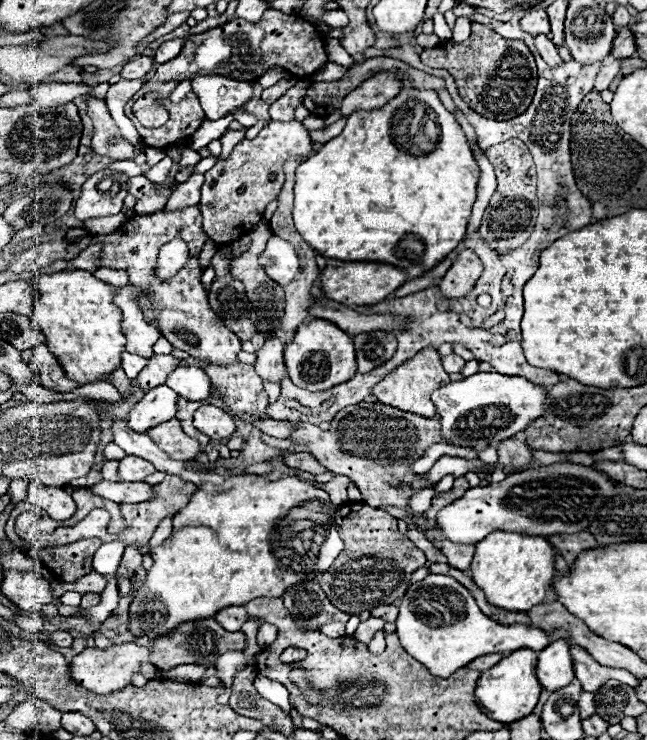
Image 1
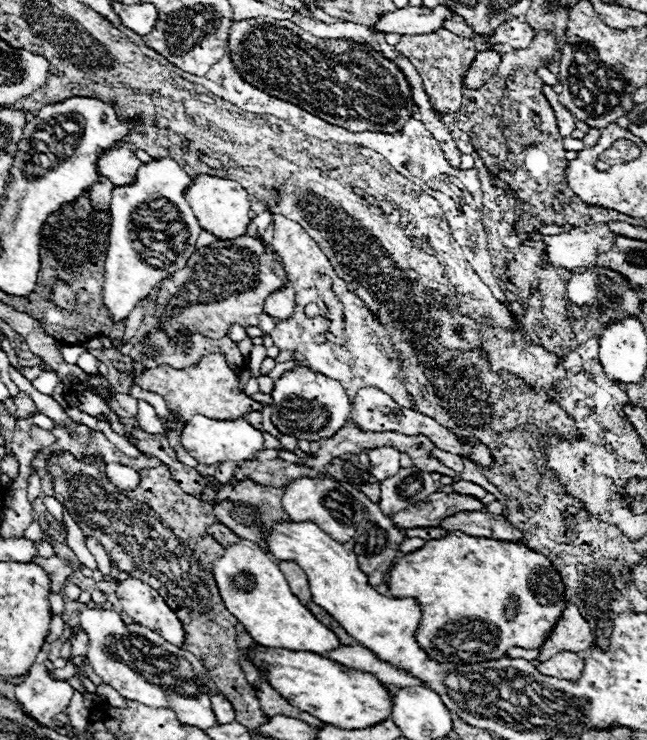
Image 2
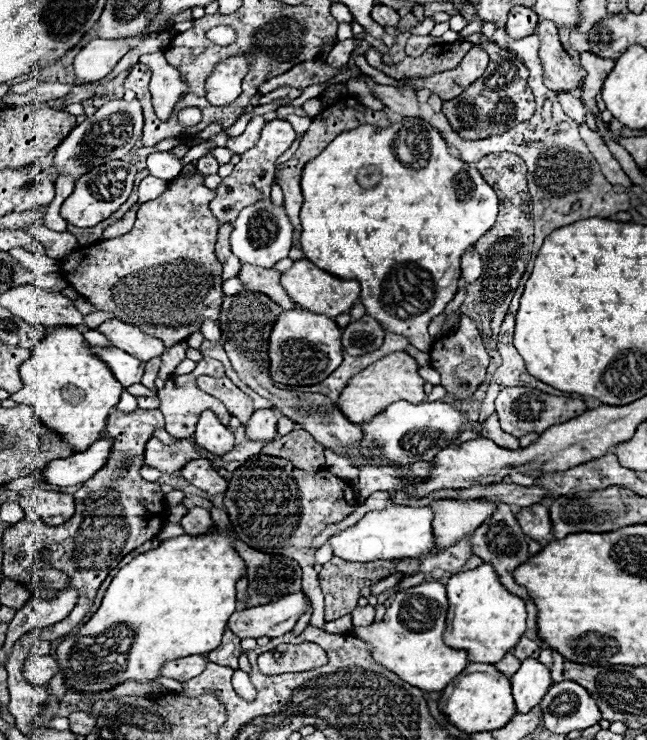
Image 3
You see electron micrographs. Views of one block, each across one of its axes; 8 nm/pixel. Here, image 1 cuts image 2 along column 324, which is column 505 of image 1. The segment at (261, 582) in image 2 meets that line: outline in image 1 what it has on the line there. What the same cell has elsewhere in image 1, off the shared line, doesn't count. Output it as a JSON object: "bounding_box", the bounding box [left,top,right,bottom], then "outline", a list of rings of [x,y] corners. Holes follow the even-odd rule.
{"bounding_box":[396,574,550,678],"outline":[[[428,574],[424,580],[412,584],[400,600],[400,614],[396,618],[396,634],[402,648],[422,662],[432,676],[446,678],[456,670],[468,666],[474,658],[500,652],[510,654],[520,648],[540,652],[550,644],[548,634],[534,626],[512,624],[502,626],[480,612],[472,594],[454,578],[444,574]]]}

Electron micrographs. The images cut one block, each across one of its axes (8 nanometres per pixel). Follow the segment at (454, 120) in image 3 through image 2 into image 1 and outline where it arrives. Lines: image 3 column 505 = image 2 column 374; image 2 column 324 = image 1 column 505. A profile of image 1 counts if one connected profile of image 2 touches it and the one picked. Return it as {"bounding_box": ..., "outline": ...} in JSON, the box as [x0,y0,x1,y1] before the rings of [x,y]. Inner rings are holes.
{"bounding_box":[420,22,536,120],"outline":[[[472,22],[472,34],[468,40],[460,44],[444,42],[432,50],[424,50],[420,54],[420,60],[430,68],[446,68],[452,74],[462,100],[474,112],[478,112],[480,116],[488,116],[490,120],[512,120],[514,116],[520,116],[522,112],[526,112],[536,92],[536,62],[528,46],[522,40],[506,40],[478,22]]]}

